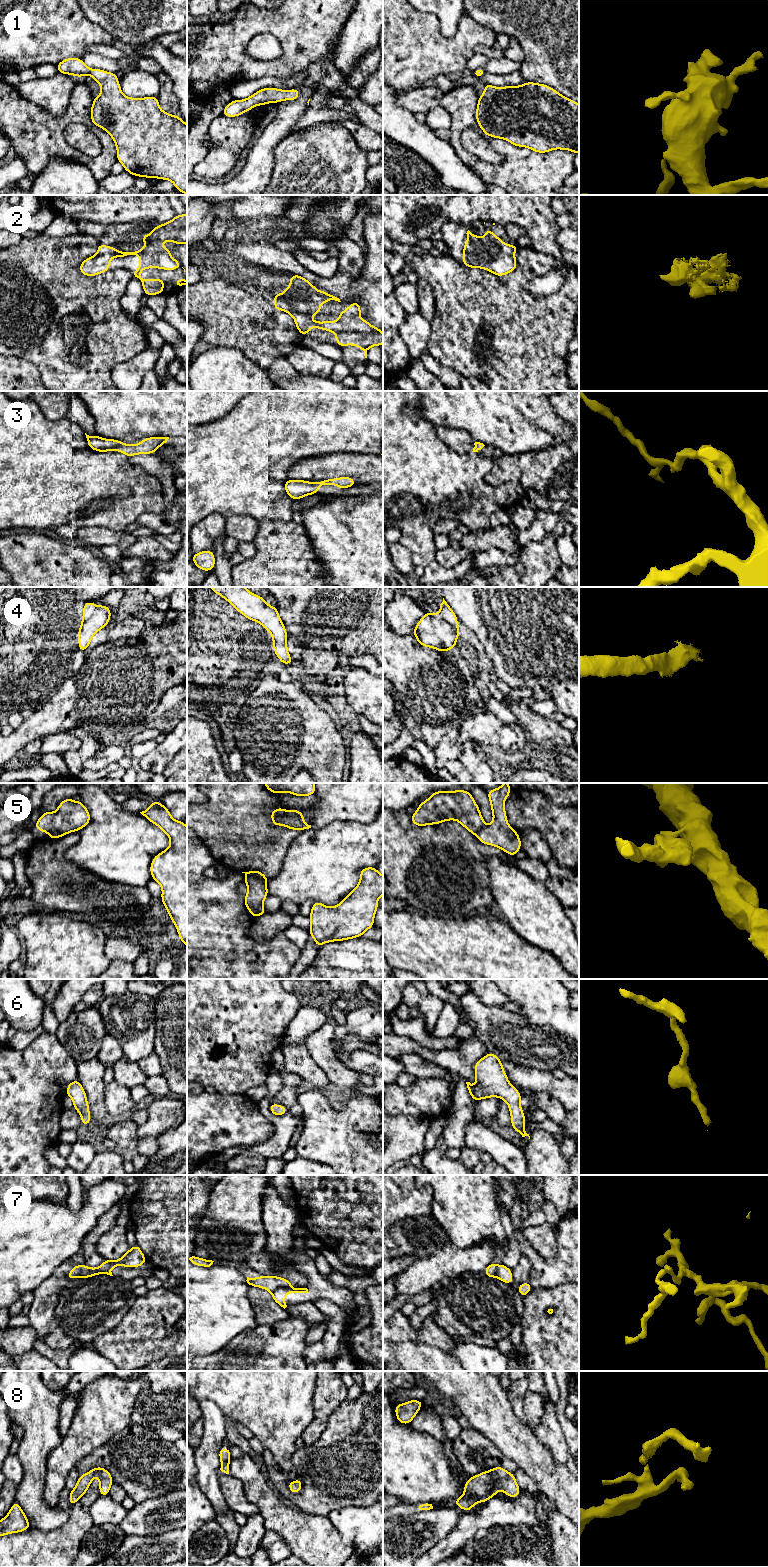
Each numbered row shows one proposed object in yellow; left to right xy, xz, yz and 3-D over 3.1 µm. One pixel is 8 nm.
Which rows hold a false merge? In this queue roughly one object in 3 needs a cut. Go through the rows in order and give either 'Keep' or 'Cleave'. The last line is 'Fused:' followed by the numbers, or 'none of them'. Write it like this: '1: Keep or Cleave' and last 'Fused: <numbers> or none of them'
1: Keep
2: Keep
3: Keep
4: Keep
5: Cleave
6: Keep
7: Cleave
8: Keep
Fused: 5, 7

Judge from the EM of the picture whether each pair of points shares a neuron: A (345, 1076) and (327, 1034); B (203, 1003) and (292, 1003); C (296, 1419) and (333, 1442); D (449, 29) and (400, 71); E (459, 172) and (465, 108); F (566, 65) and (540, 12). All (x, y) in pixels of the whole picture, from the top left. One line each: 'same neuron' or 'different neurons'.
A: same neuron
B: same neuron
C: different neurons
D: different neurons
E: different neurons
F: same neuron

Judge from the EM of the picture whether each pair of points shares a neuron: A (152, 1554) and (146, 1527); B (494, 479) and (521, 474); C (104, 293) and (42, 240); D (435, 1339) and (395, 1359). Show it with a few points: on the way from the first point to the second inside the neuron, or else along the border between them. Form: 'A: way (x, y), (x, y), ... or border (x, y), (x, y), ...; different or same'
A: border (171, 1530), (156, 1535), (126, 1535); different
B: way (501, 474), (514, 474); same
C: way (82, 293), (70, 293), (42, 265), (42, 262); same
D: border (403, 1341), (419, 1341), (437, 1346), (448, 1352); different

